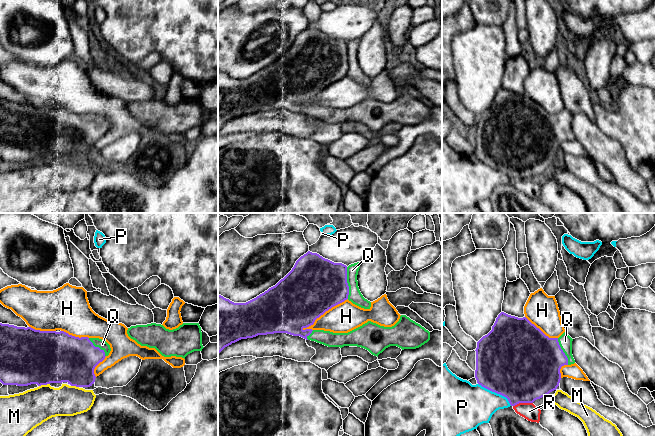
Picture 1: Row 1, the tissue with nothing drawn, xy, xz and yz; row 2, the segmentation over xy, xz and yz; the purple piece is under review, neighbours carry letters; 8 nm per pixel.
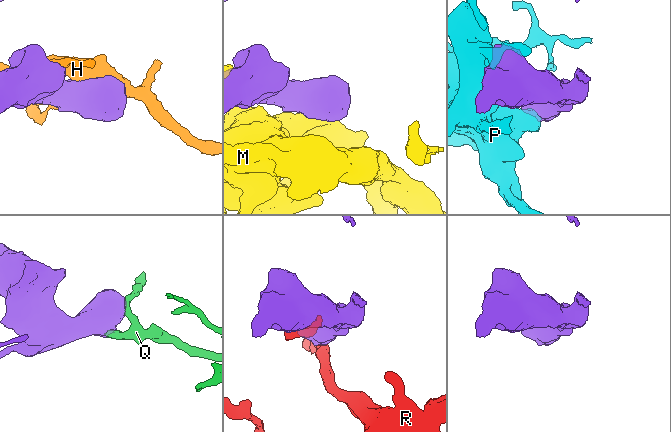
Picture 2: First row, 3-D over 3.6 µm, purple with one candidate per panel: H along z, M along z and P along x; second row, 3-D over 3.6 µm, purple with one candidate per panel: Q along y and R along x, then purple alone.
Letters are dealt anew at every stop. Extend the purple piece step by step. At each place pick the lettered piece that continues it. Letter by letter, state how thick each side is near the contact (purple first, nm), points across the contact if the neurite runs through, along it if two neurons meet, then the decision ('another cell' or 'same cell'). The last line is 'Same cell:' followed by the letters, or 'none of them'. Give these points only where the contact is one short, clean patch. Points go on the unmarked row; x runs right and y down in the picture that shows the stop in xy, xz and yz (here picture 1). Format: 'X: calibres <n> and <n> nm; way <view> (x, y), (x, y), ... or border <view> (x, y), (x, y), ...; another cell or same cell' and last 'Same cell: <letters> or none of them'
H: calibres 440 and 240 nm; another cell
M: calibres 440 and 300 nm; another cell
P: calibres 500 and 340 nm; another cell
Q: calibres 440 and 110 nm; same cell
R: calibres 500 and 140 nm; another cell
Same cell: Q

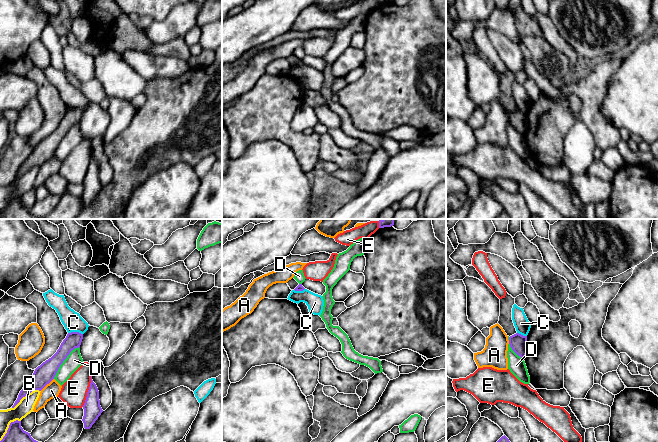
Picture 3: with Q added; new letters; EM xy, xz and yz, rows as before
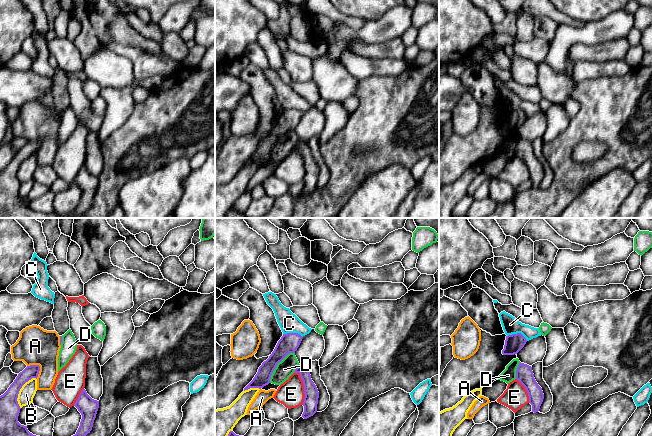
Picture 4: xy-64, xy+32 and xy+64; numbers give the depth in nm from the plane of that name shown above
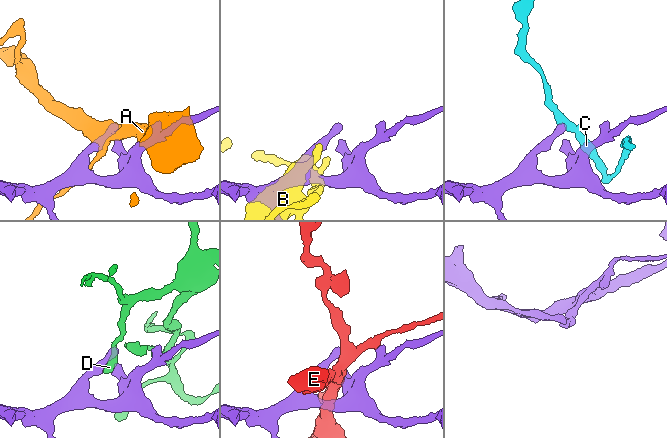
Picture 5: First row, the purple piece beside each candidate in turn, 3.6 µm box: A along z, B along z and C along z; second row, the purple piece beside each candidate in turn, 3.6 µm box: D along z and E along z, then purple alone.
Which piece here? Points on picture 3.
A: calibres 160 and 120 nm; another cell
B: calibres 160 and 130 nm; another cell
C: calibres 130 and 160 nm; border xy (68, 108), (80, 108), (82, 110); another cell
D: calibres 160 and 130 nm; border xy (78, 122), (70, 128), (53, 154); another cell
E: calibres 140 and 200 nm; another cell
Same cell: none of them

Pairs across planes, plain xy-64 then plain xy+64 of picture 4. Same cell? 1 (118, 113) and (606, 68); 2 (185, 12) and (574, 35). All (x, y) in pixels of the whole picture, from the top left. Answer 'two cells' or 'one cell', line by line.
1: one cell
2: one cell

